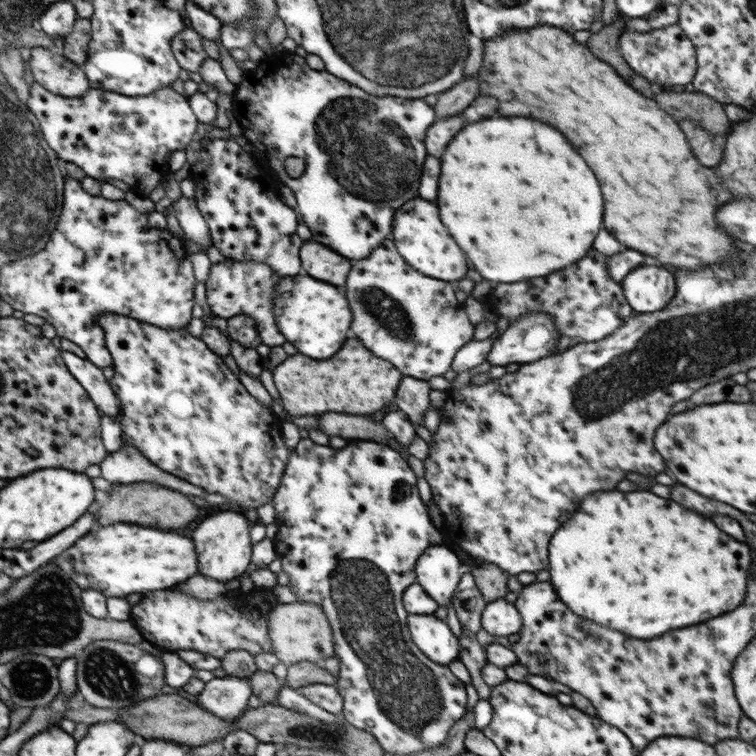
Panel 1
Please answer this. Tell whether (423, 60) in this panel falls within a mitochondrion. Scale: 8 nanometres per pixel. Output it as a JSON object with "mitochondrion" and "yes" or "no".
{"mitochondrion":"yes"}

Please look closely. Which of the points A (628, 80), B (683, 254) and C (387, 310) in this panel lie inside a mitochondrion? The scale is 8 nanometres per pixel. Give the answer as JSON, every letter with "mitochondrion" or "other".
{"A":"other","B":"other","C":"mitochondrion"}

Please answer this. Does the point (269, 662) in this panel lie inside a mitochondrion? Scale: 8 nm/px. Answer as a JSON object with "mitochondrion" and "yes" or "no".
{"mitochondrion":"no"}

